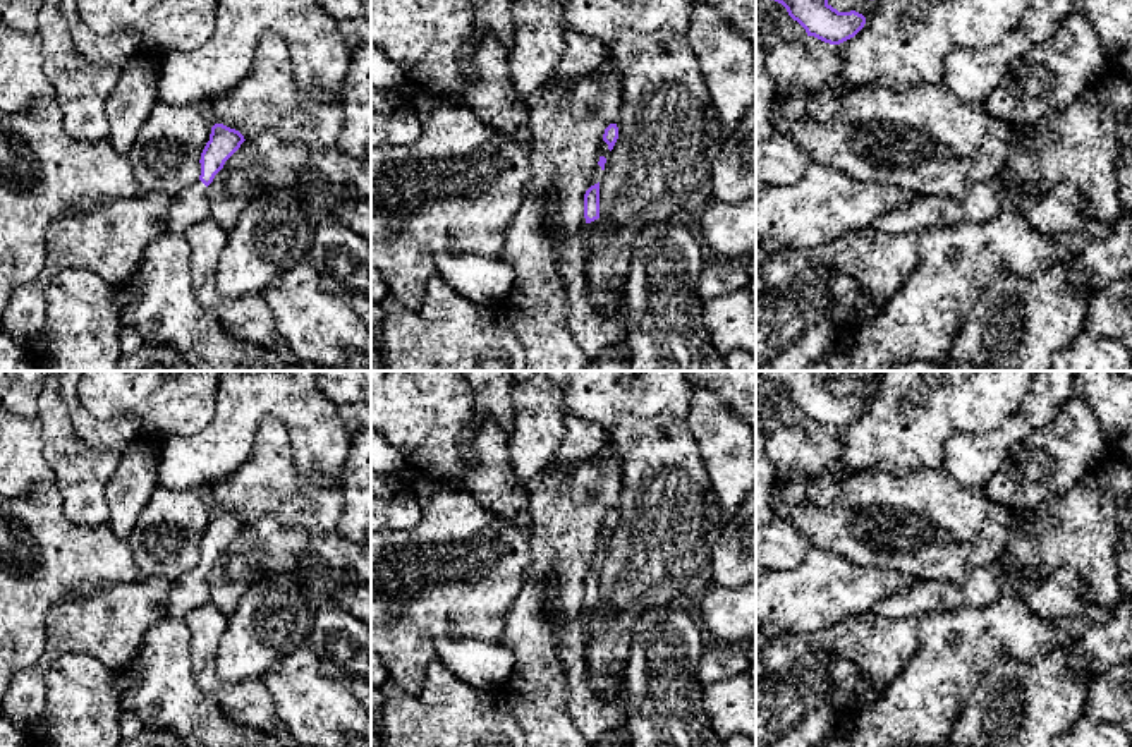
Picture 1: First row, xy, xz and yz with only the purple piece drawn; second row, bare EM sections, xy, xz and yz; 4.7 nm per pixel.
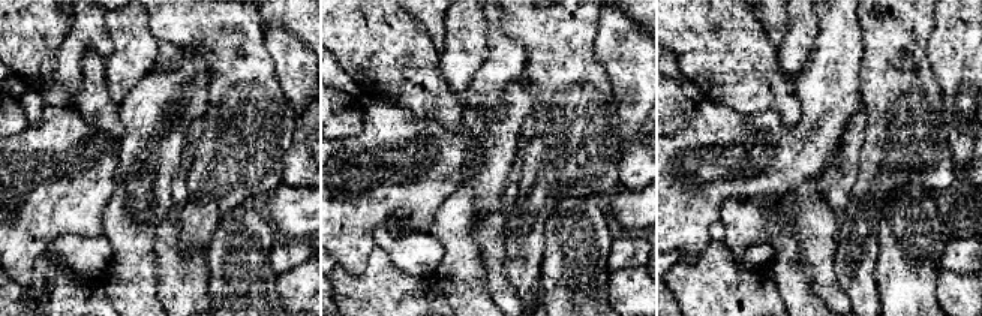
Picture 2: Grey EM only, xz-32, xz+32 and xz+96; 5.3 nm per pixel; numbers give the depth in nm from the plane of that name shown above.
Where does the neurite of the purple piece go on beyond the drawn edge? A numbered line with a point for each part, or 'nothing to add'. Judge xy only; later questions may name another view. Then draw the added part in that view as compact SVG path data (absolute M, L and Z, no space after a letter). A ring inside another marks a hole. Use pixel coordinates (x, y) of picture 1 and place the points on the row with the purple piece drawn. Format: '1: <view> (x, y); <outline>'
1: xy (193, 205); M198 180L192 187L173 199L167 232L182 235L192 223L210 218L208 187Z

